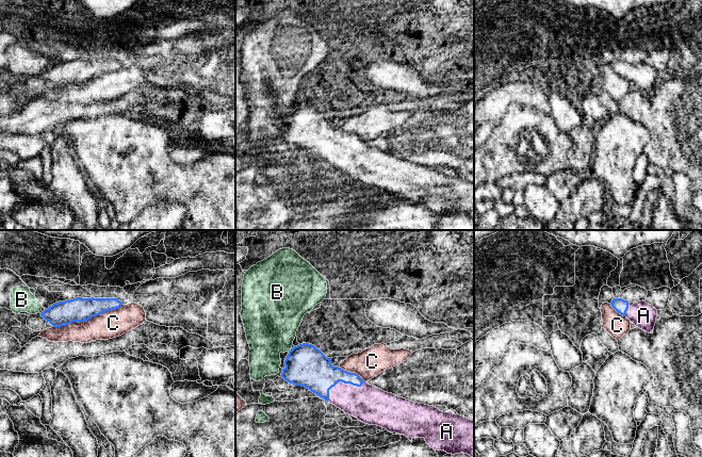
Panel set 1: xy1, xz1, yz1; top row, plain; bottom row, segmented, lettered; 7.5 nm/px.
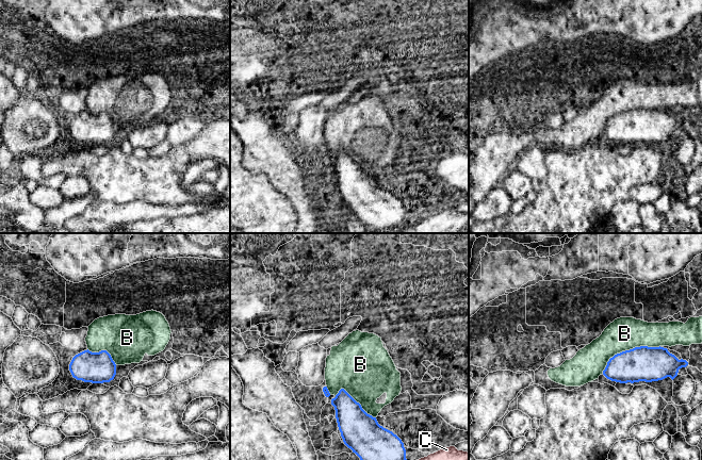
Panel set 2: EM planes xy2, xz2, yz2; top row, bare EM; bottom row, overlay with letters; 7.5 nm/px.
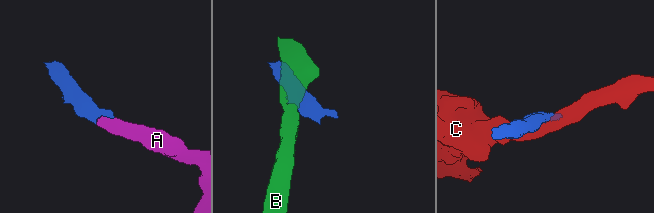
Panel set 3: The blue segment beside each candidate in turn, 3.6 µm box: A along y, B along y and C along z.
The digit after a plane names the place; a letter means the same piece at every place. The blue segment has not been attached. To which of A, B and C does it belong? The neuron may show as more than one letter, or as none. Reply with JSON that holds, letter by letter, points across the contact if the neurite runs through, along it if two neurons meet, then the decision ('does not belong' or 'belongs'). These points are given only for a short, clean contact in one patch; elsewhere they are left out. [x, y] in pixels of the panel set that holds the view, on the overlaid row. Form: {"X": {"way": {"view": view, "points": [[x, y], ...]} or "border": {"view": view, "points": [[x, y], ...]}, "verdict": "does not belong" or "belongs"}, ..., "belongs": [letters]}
{"A": {"way": {"view": "xz1", "points": [[311, 369], [325, 380], [341, 380], [365, 403]]}, "verdict": "belongs"}, "B": {"verdict": "does not belong"}, "C": {"verdict": "does not belong"}, "belongs": ["A"]}

